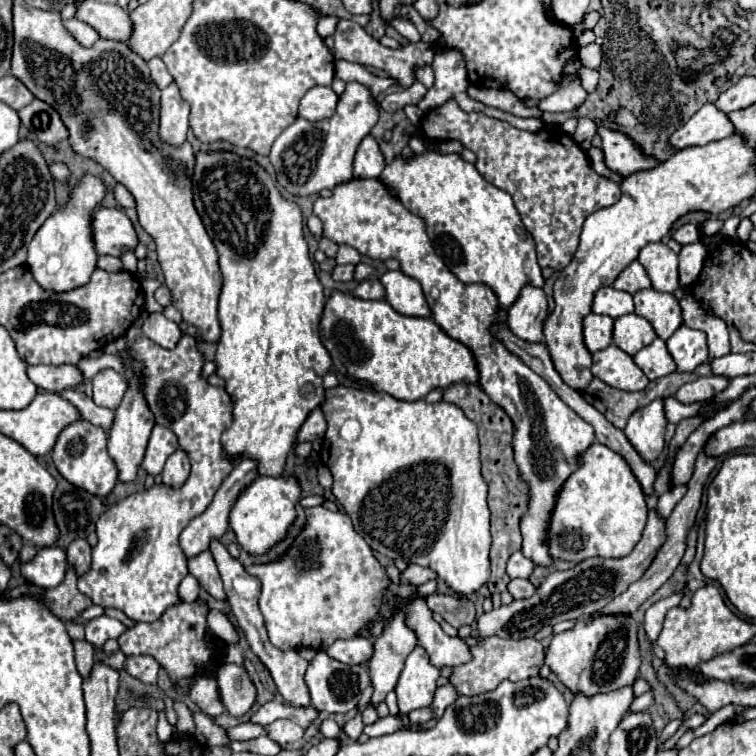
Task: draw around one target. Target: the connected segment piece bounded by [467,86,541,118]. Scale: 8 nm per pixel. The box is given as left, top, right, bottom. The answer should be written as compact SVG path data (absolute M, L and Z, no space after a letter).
M469 86L467 88L467 96L473 100L483 102L485 106L495 106L501 108L505 112L513 112L515 116L523 116L523 118L537 118L541 114L539 108L527 108L511 90L505 88L477 88L477 86Z

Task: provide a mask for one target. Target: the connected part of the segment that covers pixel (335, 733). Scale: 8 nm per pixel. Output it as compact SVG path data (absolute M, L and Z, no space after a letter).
M325 720L325 722L321 724L321 732L323 732L325 738L335 738L335 740L339 740L339 746L343 746L345 740L347 740L347 738L343 738L343 732L341 732L341 728L337 726L335 720Z

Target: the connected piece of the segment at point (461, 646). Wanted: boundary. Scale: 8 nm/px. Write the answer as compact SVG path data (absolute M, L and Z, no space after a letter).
M419 598L403 608L409 616L409 626L415 630L419 644L429 652L431 664L437 668L443 666L459 666L471 660L471 650L461 638L447 636L441 626L433 620L431 610L427 608L425 600Z

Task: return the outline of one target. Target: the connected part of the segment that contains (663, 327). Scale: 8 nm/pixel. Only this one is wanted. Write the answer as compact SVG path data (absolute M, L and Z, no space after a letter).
M647 288L639 290L633 298L635 298L635 314L647 318L659 338L667 340L683 324L679 300L673 294Z

